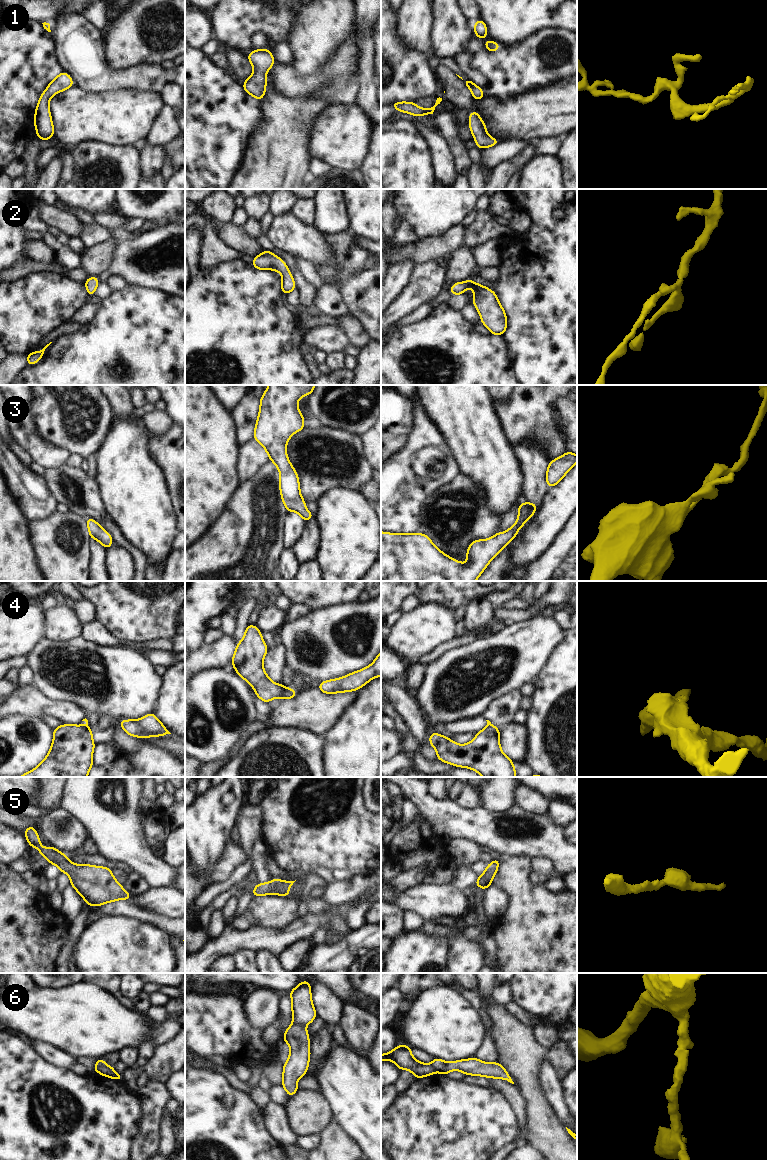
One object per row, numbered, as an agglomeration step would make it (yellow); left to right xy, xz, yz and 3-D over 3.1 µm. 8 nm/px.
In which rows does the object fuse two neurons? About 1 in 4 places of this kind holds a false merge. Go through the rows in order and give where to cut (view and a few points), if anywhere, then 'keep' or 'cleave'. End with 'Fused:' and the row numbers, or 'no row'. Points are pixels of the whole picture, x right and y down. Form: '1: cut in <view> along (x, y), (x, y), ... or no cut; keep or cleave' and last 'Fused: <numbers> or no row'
1: no cut; keep
2: no cut; keep
3: no cut; keep
4: cut in xz along (279, 684), (281, 696); cleave
5: no cut; keep
6: cut in xy along (105, 1064), (100, 1064), (95, 1071); cleave
Fused: 4, 6

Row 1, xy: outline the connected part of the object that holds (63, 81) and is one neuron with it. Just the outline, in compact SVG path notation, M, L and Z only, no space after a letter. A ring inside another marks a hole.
M61 72L41 94L33 119L38 138L49 141L50 137L55 134L49 111L49 99L57 92L62 92L72 86L74 83L69 74Z

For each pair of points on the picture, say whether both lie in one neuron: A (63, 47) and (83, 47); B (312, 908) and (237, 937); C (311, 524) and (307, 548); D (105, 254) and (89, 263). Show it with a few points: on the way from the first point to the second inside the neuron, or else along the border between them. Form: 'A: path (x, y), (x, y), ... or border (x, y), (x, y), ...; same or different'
A: path (68, 47), (78, 47); same
B: border (330, 911), (324, 914), (307, 913); different
C: path (311, 530), (308, 542); same
D: path (101, 254), (93, 261); same

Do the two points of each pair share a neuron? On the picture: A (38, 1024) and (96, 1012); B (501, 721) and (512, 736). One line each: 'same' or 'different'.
A: same
B: different

